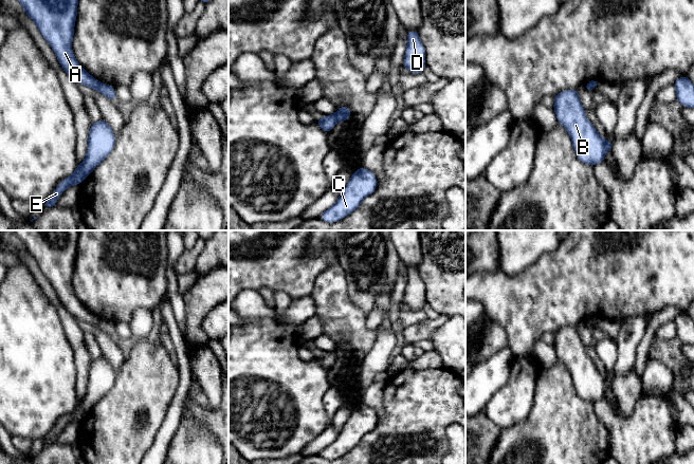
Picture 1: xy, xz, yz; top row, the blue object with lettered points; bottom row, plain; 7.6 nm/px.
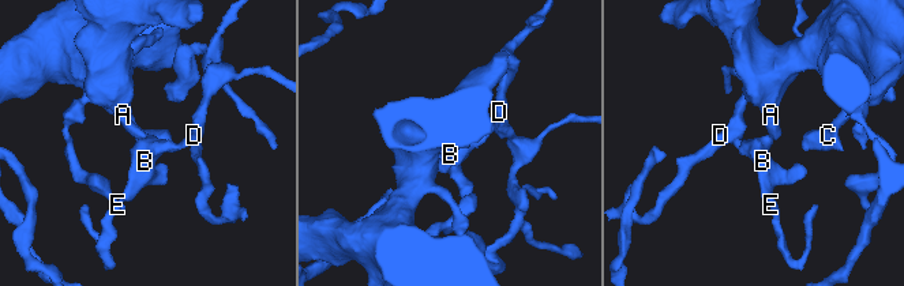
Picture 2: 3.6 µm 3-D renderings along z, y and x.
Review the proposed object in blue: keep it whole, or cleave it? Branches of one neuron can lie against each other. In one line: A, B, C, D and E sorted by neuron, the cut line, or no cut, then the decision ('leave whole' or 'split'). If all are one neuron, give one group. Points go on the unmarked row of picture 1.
A C / B D E; cut in xy along (101, 319), (96, 327); split

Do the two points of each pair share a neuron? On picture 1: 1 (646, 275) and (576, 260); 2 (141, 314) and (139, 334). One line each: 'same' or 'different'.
1: same
2: same

